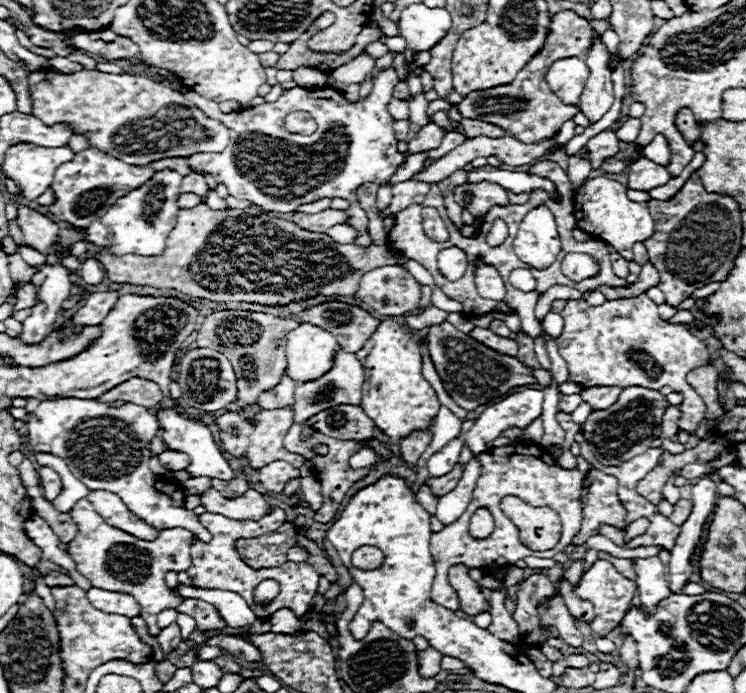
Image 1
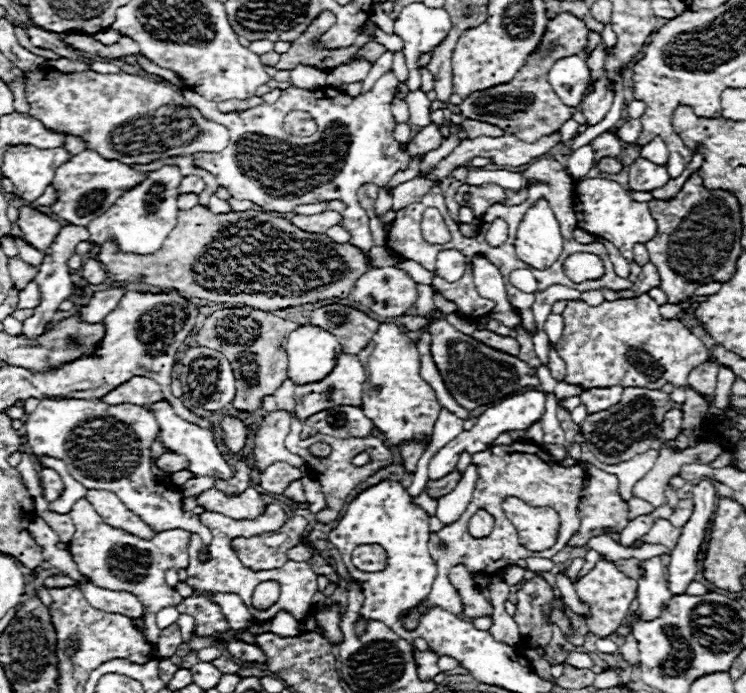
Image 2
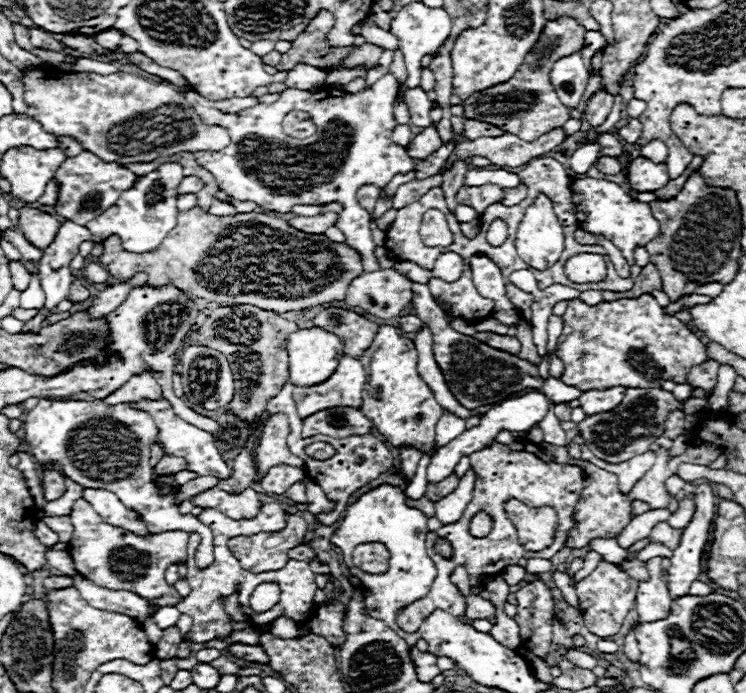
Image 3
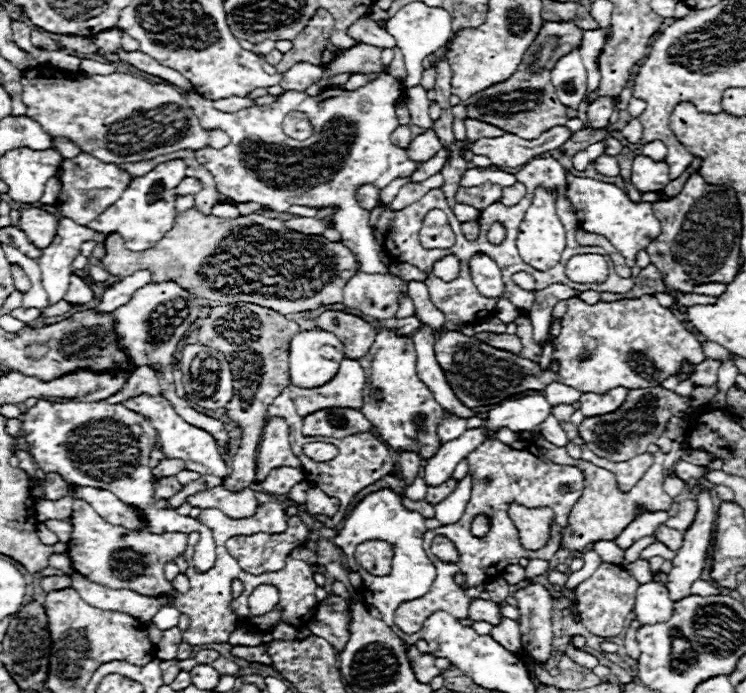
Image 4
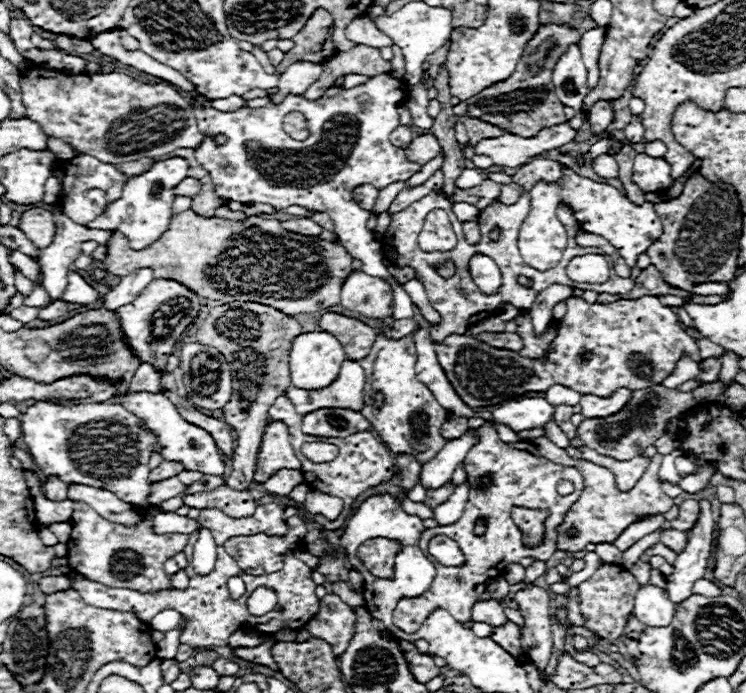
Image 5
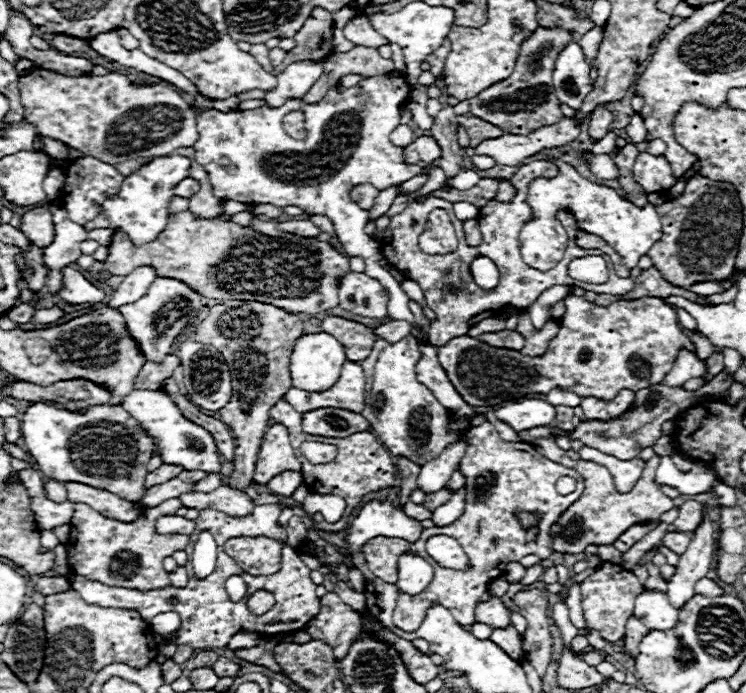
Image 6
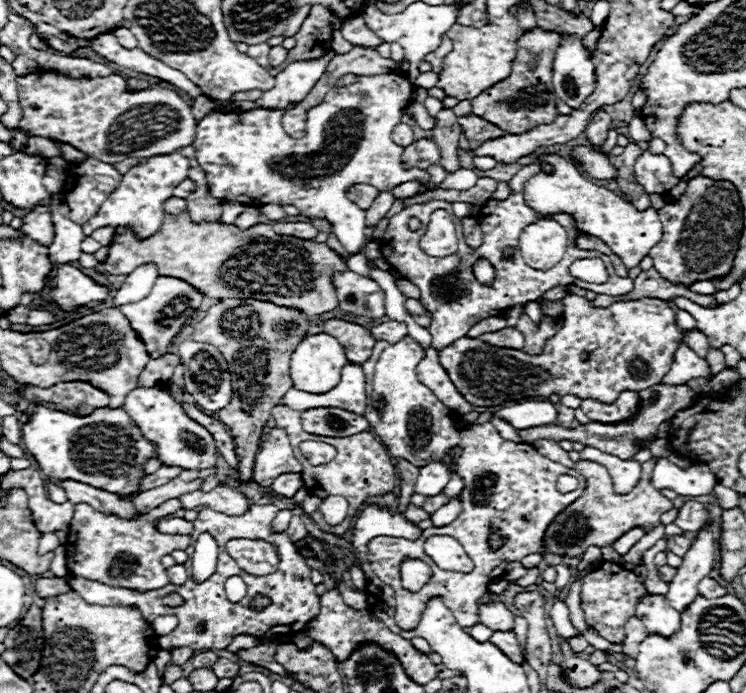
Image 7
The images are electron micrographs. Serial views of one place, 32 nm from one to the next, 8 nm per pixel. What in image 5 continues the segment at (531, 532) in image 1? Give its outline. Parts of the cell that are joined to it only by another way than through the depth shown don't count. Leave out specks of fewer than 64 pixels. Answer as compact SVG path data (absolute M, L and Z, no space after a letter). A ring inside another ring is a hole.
M514 508L512 510L512 518L514 522L522 528L524 532L524 544L536 546L542 540L544 534L544 518L548 516L548 512L544 510L526 510L526 508Z

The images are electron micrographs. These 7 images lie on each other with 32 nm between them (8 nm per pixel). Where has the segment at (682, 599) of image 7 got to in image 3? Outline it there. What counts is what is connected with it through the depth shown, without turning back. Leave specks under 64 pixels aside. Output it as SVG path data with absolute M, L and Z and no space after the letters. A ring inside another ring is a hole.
M700 484L696 488L696 512L694 512L694 518L692 522L682 530L682 540L680 540L680 546L674 550L674 556L672 556L672 566L666 574L666 584L668 584L668 590L670 590L670 596L672 598L680 598L680 596L686 596L688 590L690 590L690 584L698 578L700 570L702 570L702 556L704 556L704 548L706 548L706 542L708 542L708 534L710 534L710 524L714 520L714 512L716 512L716 506L714 506L714 492L712 492L712 486L708 484Z

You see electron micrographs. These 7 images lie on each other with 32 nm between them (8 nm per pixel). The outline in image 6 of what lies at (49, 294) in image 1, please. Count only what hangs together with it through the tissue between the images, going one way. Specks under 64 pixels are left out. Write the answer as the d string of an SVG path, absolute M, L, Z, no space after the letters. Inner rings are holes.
M60 198L50 202L50 212L54 220L54 242L46 248L44 252L44 262L48 264L48 278L46 278L46 288L54 294L62 286L62 268L70 266L72 262L78 260L80 252L80 242L92 238L100 242L100 246L108 246L112 240L114 230L102 228L102 230L92 230L86 232L80 224L68 220L68 212L64 204L60 204Z

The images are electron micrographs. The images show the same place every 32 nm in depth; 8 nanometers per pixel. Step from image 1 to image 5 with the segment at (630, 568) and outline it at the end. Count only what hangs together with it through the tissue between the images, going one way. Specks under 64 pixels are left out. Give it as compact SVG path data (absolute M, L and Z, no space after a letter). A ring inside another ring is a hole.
M646 560L636 562L636 564L632 566L632 570L630 570L630 572L636 576L636 580L638 580L640 584L646 584L646 582L648 582L648 578L650 578L650 566L648 566L648 562L646 562Z

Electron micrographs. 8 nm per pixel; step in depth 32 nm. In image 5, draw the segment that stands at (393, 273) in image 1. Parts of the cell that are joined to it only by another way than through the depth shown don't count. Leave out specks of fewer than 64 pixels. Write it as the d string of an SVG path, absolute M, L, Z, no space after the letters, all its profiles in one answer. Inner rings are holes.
M352 272L348 280L342 284L340 304L346 310L364 314L368 318L390 318L390 302L392 290L388 282L382 282L376 276L368 276L364 272Z

